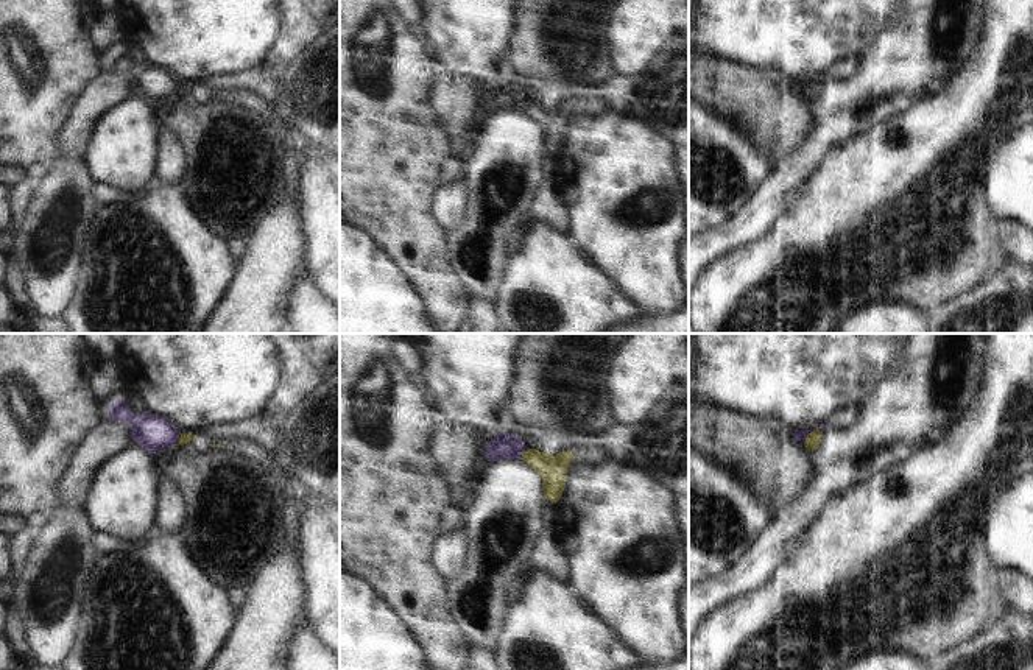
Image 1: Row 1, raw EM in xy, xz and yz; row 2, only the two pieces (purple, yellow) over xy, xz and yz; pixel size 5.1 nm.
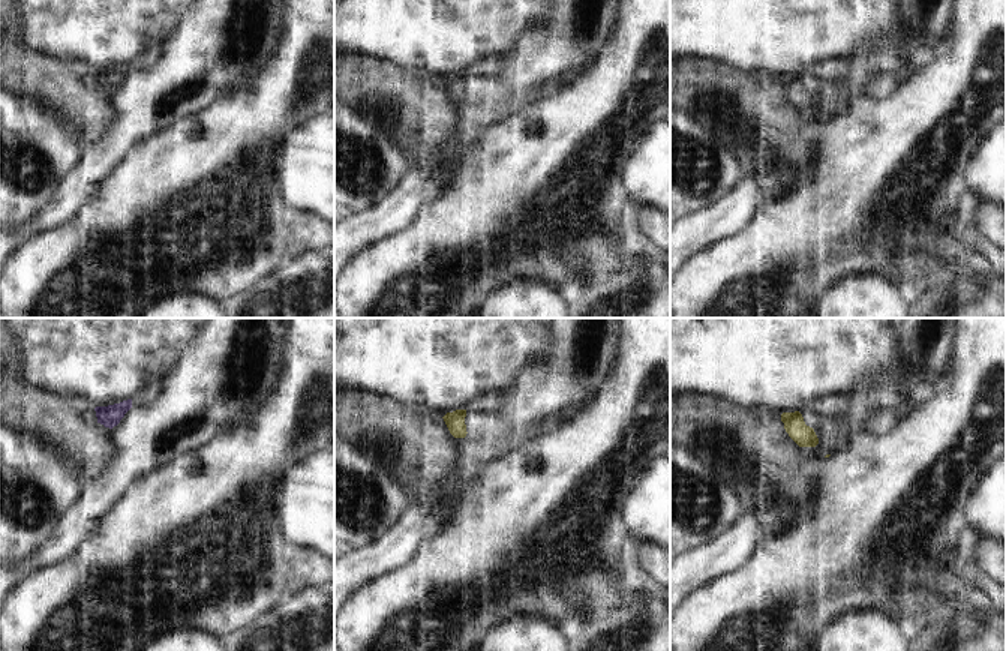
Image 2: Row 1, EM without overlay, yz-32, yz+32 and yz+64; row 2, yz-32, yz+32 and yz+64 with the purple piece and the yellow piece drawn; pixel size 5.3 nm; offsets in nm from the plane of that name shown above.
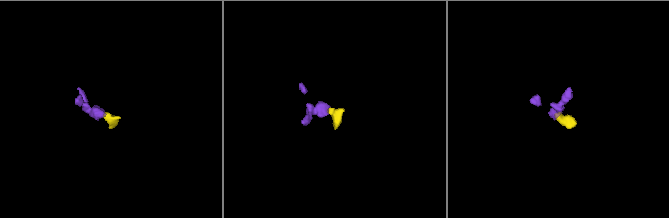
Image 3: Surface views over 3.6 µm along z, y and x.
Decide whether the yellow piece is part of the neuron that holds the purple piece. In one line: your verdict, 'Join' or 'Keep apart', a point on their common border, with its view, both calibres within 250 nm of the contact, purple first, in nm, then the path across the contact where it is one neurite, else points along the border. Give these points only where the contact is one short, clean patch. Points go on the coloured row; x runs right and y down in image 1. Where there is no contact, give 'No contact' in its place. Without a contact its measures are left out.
Join. Touches purple at yz (810, 432). Thickness 60 nm (purple) against 80 nm. Path across: yz (800, 435), (810, 432), (812, 441).

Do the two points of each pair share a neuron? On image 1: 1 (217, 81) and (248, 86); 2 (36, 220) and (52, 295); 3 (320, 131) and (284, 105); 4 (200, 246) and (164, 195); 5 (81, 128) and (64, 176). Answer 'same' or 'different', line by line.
1: same
2: same
3: same
4: same
5: different

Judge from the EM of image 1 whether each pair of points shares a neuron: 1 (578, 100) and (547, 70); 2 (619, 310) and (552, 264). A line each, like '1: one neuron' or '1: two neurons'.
1: two neurons
2: one neuron

